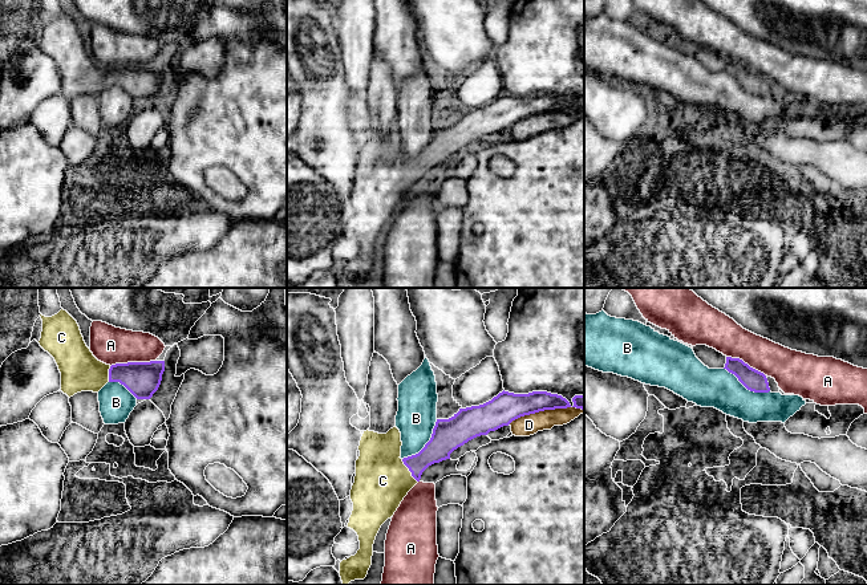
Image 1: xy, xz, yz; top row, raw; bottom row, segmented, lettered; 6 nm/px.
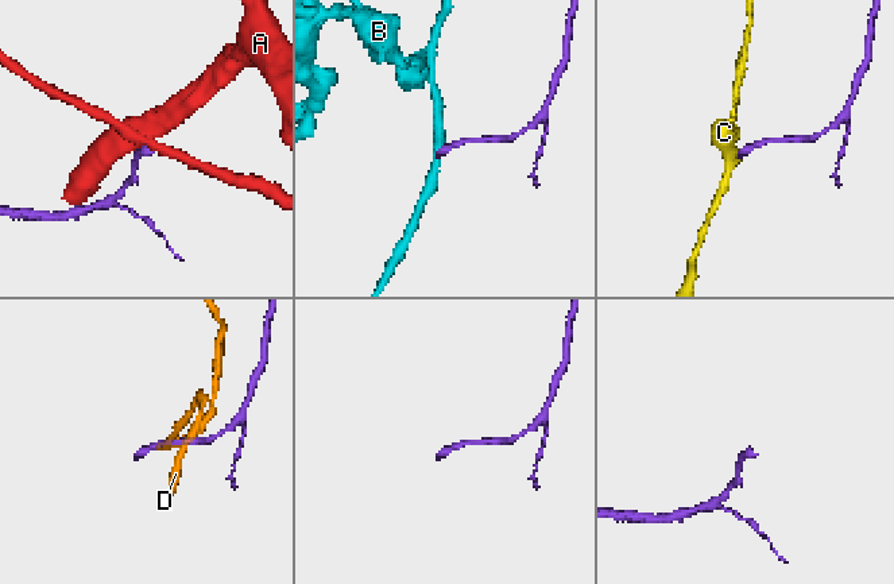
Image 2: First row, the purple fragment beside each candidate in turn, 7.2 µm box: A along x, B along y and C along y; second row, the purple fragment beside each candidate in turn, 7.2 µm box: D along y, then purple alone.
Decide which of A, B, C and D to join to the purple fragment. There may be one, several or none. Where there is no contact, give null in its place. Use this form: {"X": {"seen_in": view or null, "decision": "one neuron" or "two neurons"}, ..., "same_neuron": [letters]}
{"A": {"seen_in": "xy", "decision": "two neurons"}, "B": {"seen_in": "xz", "decision": "two neurons"}, "C": {"seen_in": "xz", "decision": "one neuron"}, "D": {"seen_in": "xz", "decision": "two neurons"}, "same_neuron": ["C"]}

